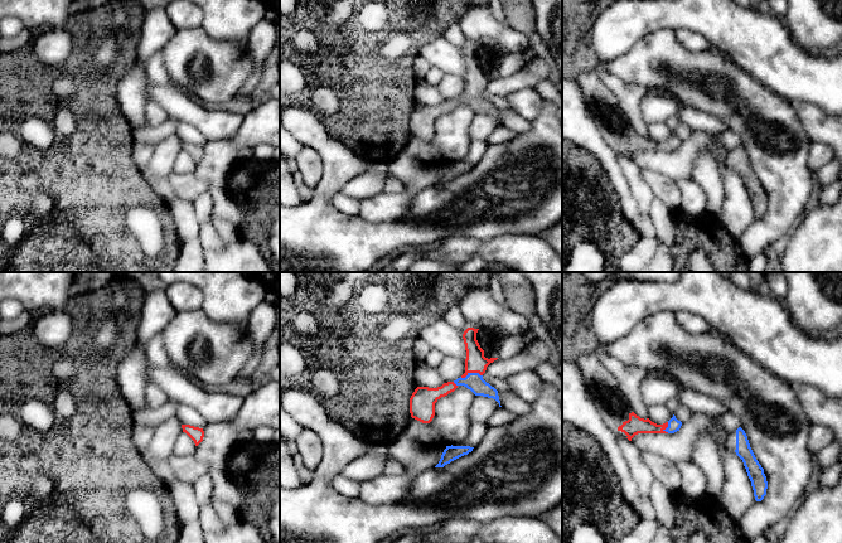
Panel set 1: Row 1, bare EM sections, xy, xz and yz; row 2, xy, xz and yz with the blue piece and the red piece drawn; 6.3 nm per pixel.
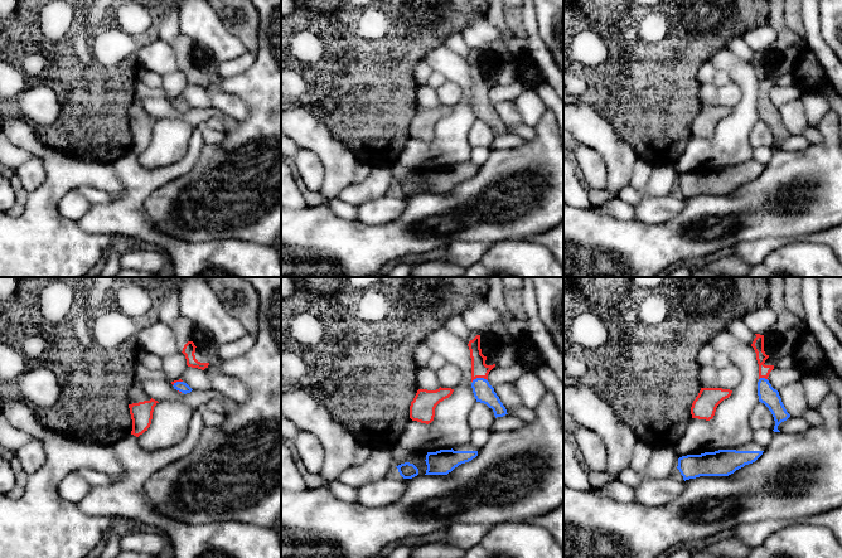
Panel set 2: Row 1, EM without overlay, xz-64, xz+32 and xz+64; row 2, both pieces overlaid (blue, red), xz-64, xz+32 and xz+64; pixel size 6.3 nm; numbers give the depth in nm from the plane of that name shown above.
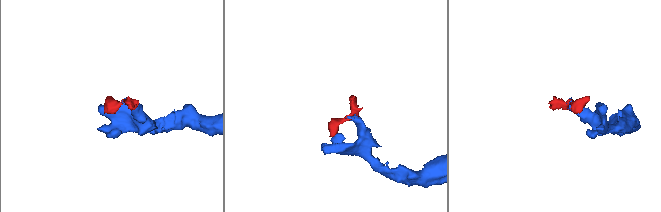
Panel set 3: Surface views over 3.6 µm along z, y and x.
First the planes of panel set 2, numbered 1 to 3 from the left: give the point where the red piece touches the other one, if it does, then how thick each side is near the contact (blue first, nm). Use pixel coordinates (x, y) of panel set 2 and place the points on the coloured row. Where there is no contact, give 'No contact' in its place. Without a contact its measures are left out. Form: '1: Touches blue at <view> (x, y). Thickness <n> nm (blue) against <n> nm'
1: Touches blue at xz-64 (177, 382). Thickness 70 nm (blue) against 20 nm
2: Touches blue at xz+32 (479, 378). Thickness 130 nm (blue) against 110 nm
3: Touches blue at xz+64 (764, 378). Thickness 120 nm (blue) against 80 nm

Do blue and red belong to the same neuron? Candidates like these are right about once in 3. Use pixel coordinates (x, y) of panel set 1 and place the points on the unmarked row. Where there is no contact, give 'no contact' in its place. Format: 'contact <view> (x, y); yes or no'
contact xz (470, 91); yes

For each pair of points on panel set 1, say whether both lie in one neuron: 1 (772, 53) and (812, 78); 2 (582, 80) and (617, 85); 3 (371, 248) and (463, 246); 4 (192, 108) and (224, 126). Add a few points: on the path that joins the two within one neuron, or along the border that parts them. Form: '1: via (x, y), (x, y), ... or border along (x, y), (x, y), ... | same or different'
1: via (782, 63), (794, 76), (802, 77) | same
2: border along (588, 64), (603, 83) | different
3: border along (470, 237), (448, 236), (441, 241) | different
4: via (199, 115), (217, 122) | same

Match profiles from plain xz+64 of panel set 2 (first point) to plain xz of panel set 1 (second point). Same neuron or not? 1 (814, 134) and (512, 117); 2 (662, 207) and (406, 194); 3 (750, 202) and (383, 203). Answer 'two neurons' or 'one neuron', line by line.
1: one neuron
2: one neuron
3: two neurons

